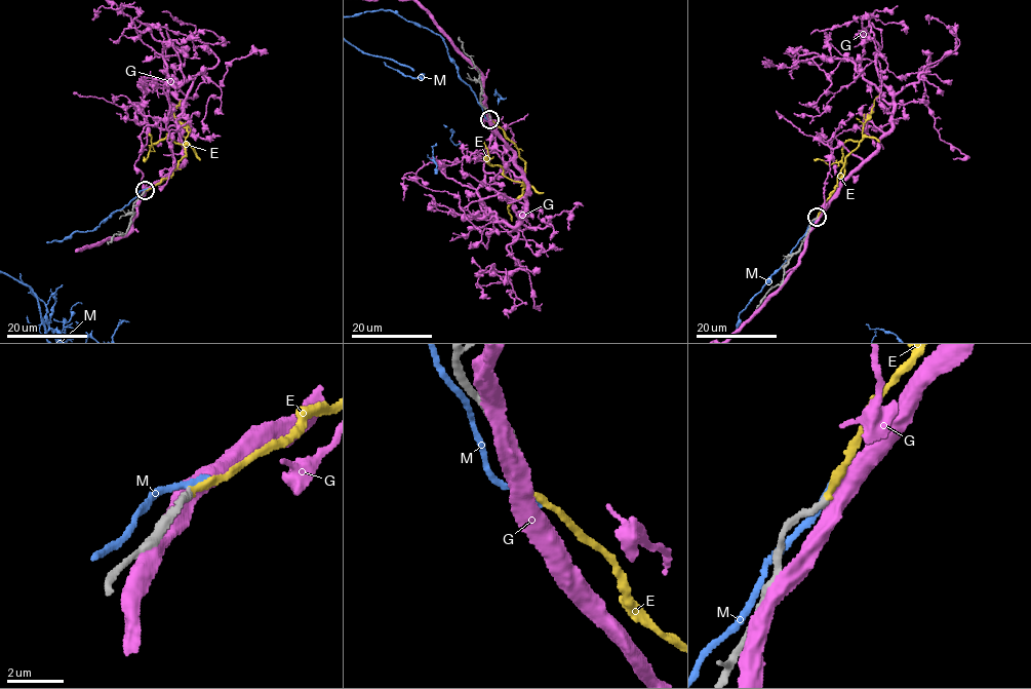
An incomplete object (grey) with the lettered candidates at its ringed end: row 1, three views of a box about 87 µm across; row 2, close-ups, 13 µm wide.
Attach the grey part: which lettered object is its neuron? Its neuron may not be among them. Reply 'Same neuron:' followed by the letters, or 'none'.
Same neuron: E

